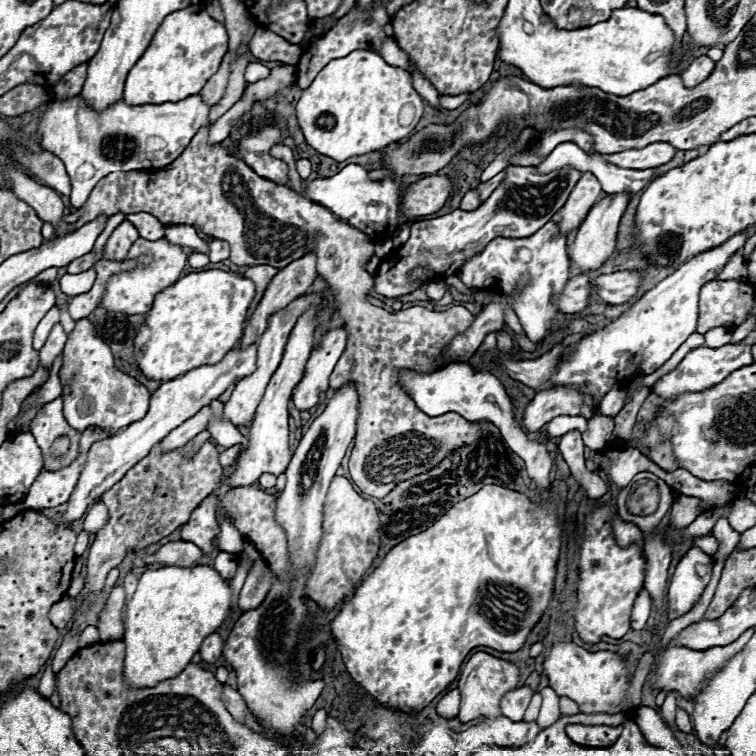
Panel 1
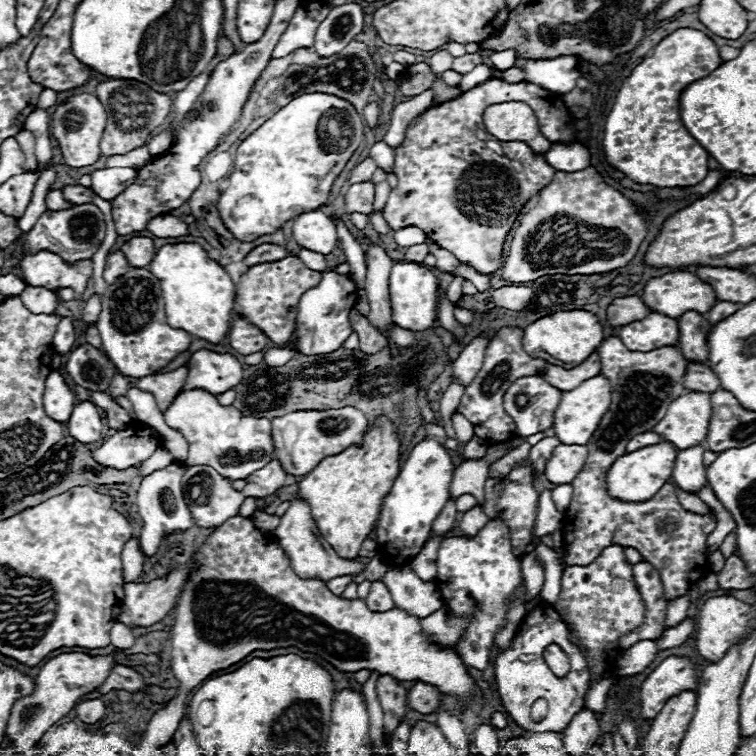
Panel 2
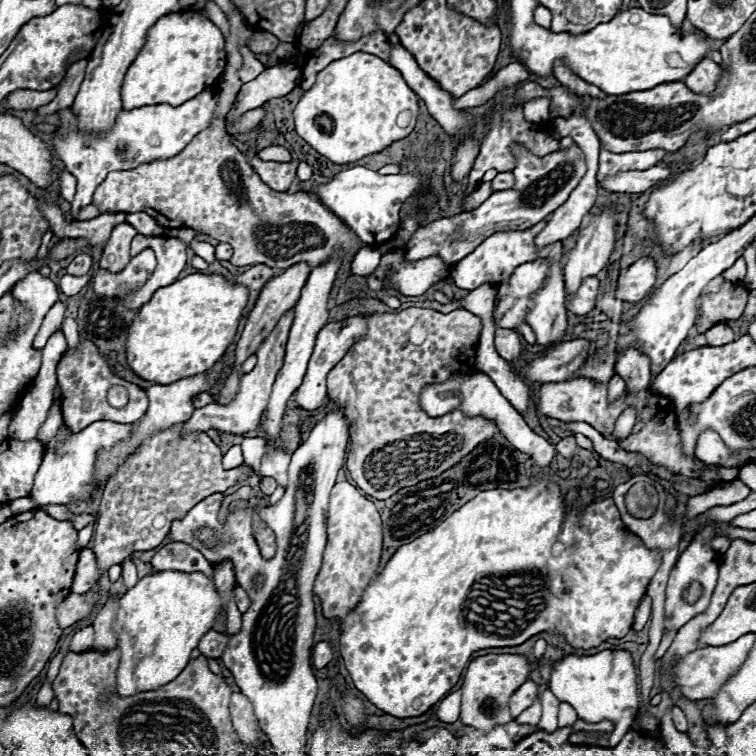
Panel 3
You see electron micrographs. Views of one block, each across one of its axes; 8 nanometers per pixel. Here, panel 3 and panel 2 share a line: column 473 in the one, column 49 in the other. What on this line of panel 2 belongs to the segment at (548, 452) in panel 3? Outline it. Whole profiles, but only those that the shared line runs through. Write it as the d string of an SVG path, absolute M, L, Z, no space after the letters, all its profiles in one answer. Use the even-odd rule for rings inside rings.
M52 370L46 378L44 410L50 418L58 422L66 422L70 418L70 412L74 410L74 394L68 388L60 370Z

